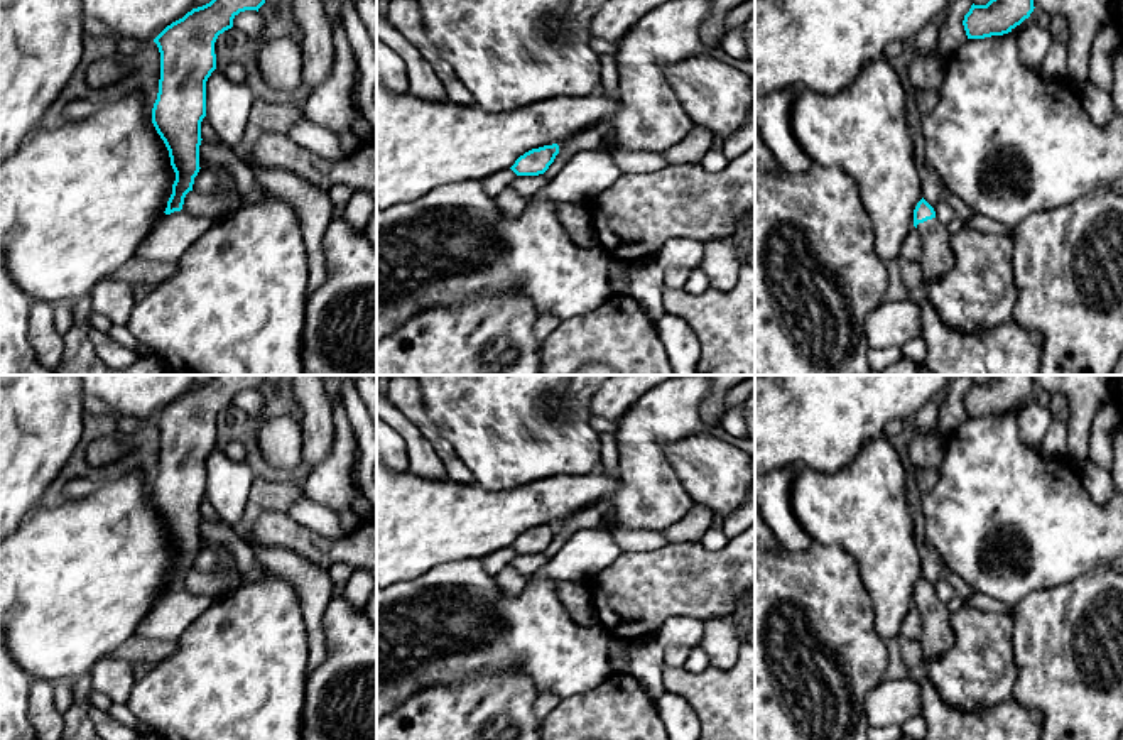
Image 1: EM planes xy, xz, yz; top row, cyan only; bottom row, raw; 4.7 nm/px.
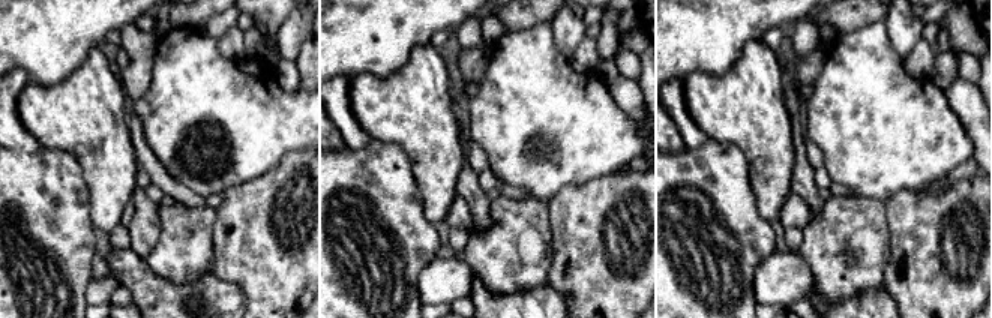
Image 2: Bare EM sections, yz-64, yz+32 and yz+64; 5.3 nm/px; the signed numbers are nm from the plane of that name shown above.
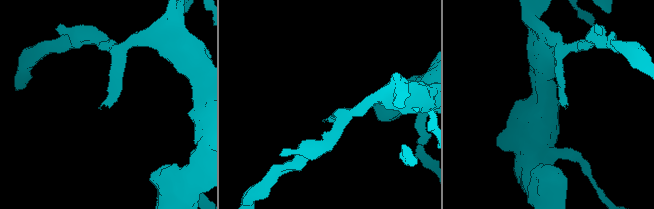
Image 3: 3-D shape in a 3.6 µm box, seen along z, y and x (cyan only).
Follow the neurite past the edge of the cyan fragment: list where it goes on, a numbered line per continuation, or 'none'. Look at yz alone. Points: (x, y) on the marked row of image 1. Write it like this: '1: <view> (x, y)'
1: yz (936, 259)

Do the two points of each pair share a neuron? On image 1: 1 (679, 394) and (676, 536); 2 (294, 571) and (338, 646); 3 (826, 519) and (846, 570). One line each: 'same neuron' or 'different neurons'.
1: different neurons
2: different neurons
3: different neurons

